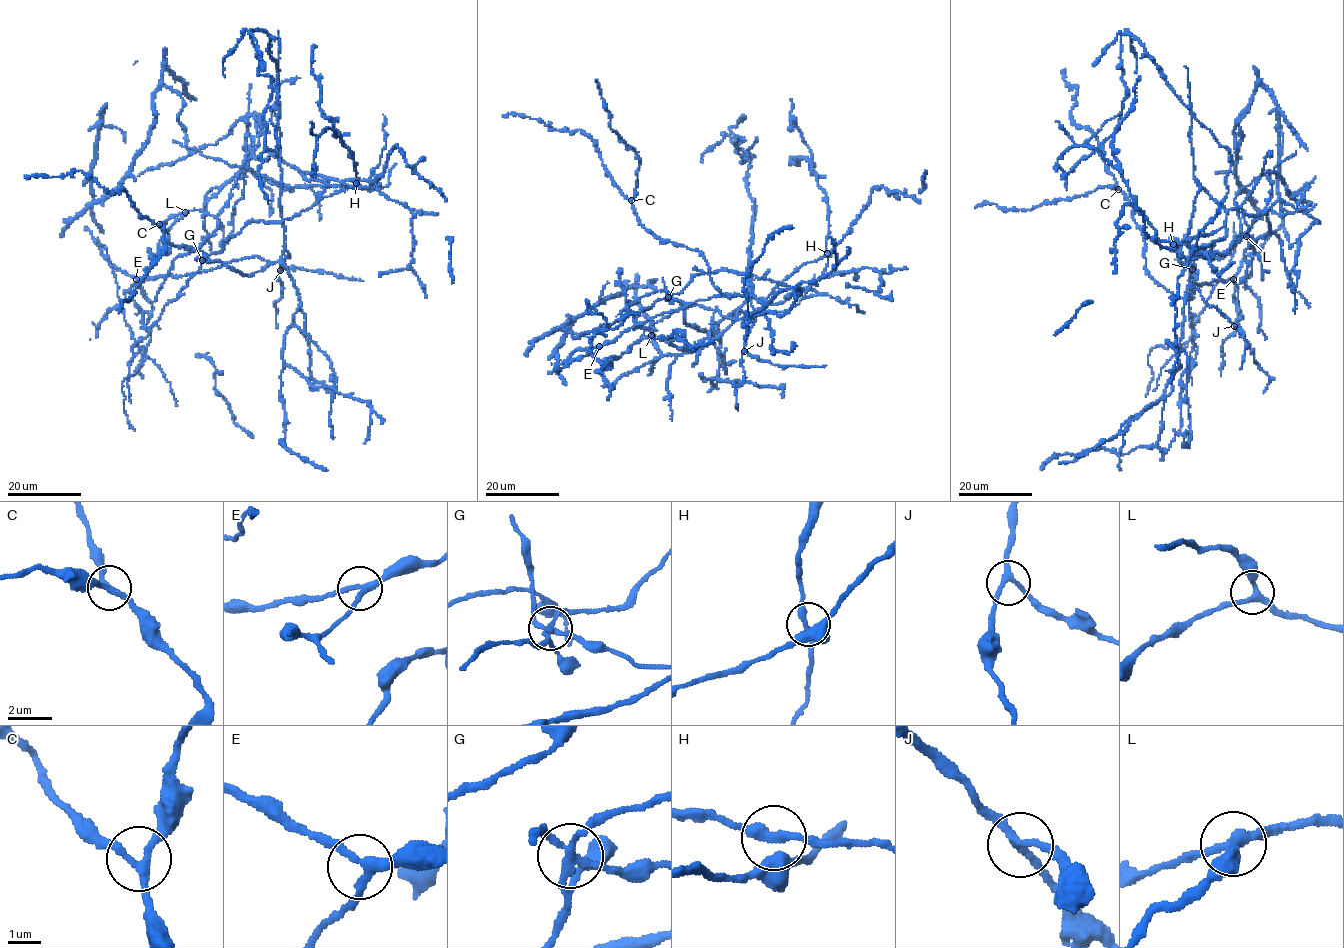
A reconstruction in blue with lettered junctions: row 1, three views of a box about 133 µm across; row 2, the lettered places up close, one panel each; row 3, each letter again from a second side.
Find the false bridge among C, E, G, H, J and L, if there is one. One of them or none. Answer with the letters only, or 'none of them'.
G

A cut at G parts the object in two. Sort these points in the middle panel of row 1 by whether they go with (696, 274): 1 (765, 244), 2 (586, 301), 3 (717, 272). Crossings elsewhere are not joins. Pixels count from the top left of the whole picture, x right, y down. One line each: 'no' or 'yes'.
1: no
2: yes
3: yes

